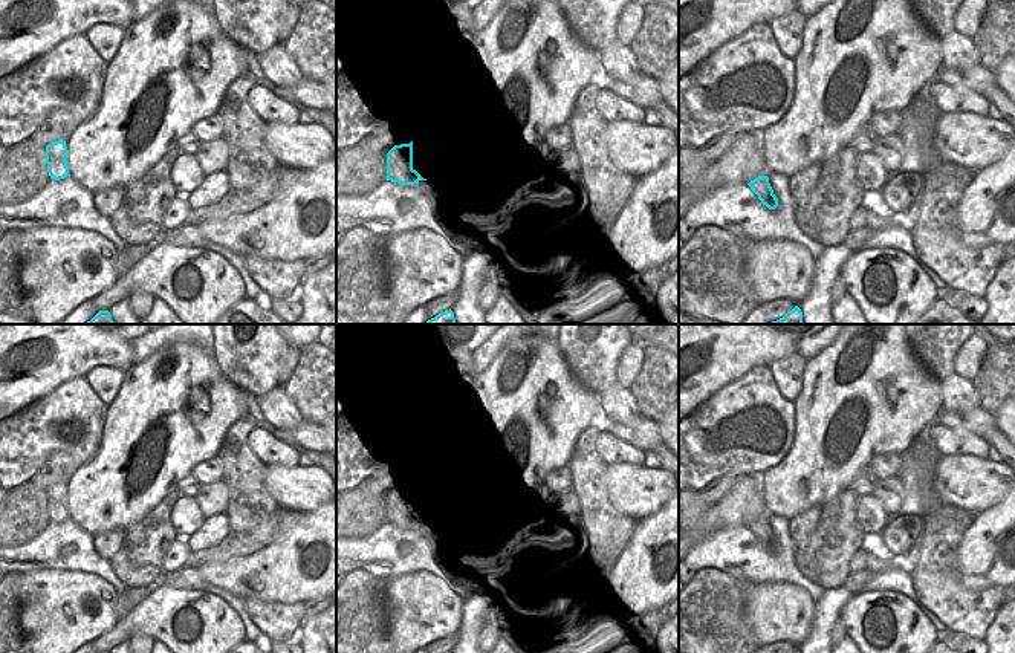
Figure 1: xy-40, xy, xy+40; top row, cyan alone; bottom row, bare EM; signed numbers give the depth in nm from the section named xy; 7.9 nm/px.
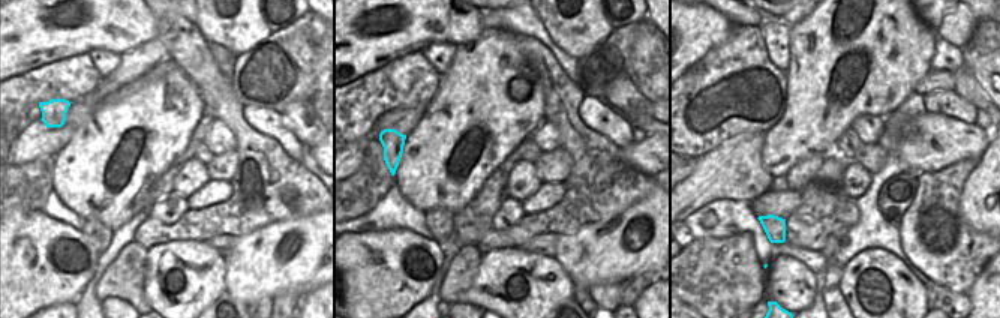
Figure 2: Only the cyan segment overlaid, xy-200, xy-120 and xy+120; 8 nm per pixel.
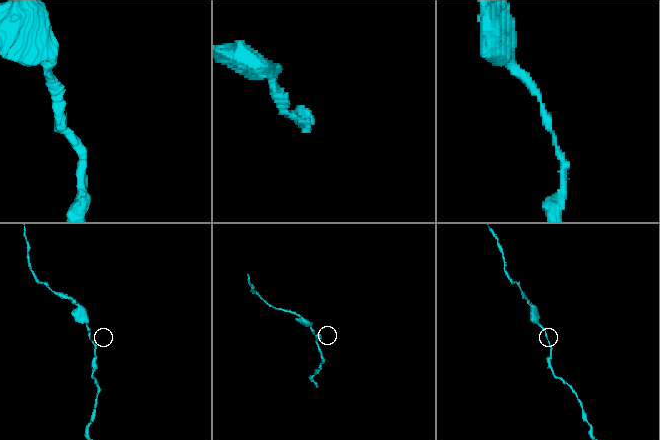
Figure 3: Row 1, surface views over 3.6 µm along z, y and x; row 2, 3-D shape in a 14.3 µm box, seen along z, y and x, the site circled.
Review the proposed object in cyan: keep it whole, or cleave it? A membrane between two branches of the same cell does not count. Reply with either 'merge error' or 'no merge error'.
no merge error

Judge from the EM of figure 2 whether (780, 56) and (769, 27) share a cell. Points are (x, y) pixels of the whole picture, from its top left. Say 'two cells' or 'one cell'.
one cell

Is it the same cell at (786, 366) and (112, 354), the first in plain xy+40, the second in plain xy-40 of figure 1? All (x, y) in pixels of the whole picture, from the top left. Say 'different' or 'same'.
different

